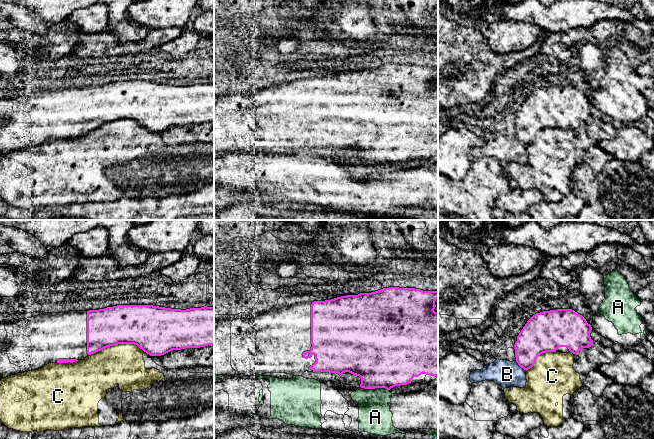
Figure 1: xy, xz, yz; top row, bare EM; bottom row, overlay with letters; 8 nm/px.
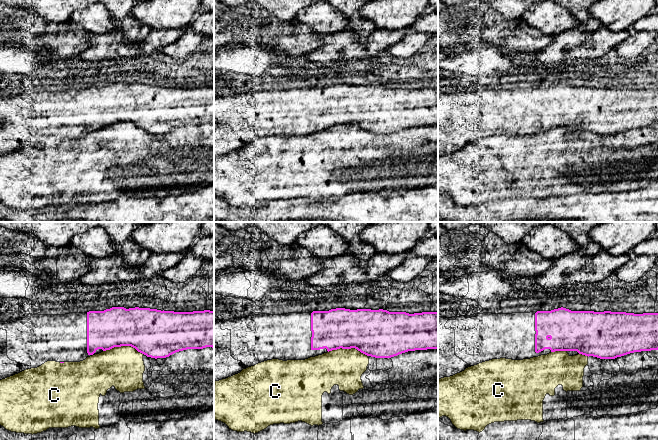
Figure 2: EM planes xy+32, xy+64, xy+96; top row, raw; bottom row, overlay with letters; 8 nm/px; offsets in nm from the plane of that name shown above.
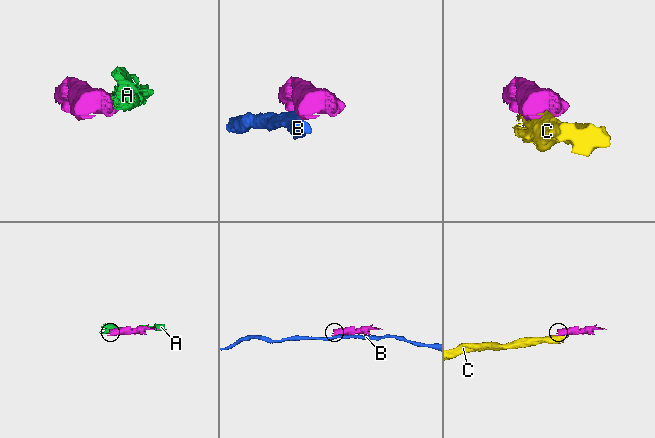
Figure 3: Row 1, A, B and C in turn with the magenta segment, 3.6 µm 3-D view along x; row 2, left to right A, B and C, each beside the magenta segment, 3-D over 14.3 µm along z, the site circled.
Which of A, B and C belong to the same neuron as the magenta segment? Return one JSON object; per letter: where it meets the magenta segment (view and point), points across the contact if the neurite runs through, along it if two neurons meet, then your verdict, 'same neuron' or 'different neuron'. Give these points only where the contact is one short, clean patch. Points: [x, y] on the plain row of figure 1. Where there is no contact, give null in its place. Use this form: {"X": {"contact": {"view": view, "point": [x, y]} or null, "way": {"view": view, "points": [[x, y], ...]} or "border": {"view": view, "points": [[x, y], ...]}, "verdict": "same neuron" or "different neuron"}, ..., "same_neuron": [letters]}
{"A": {"contact": {"view": "xz", "point": [374, 164]}, "verdict": "different neuron"}, "B": {"contact": {"view": "yz", "point": [520, 142]}, "verdict": "different neuron"}, "C": {"contact": {"view": "xy", "point": [116, 120]}, "verdict": "different neuron"}, "same_neuron": []}

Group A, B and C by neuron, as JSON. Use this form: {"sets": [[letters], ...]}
{"sets": [["A"], ["B"], ["C"]]}

